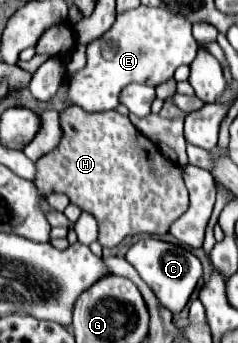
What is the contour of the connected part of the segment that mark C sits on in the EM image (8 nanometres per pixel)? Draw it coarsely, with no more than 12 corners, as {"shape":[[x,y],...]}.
{"shape":[[141,239],[125,257],[173,315],[203,275],[191,251]]}

